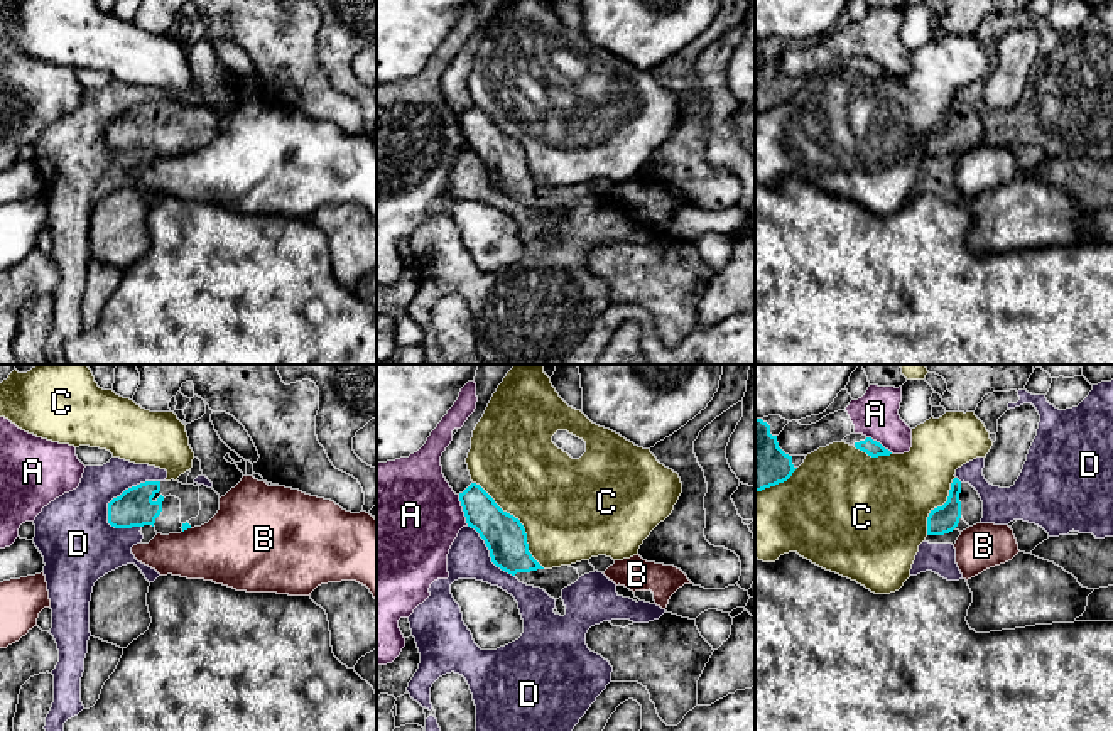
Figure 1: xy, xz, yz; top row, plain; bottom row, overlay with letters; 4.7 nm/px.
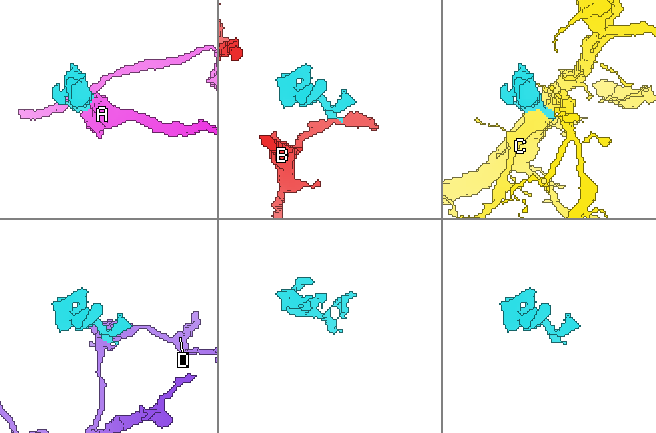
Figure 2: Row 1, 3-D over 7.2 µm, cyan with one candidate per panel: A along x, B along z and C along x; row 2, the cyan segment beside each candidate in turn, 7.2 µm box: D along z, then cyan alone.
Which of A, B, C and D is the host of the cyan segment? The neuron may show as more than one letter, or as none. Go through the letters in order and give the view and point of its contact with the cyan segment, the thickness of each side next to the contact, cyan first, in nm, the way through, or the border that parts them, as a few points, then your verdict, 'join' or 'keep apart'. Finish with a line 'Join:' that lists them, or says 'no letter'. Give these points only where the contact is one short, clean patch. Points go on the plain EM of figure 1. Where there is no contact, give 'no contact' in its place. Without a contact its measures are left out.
A: contact xz (463, 132); calibres 200 and 460 nm; keep apart
B: contact xy (186, 151); calibres 40 and 360 nm; border xy (190, 149), (183, 154); keep apart
C: contact xz (519, 144); calibres 200 and 480 nm; keep apart
D: contact xy (125, 112); calibres 180 and 260 nm; keep apart
Join: no letter

